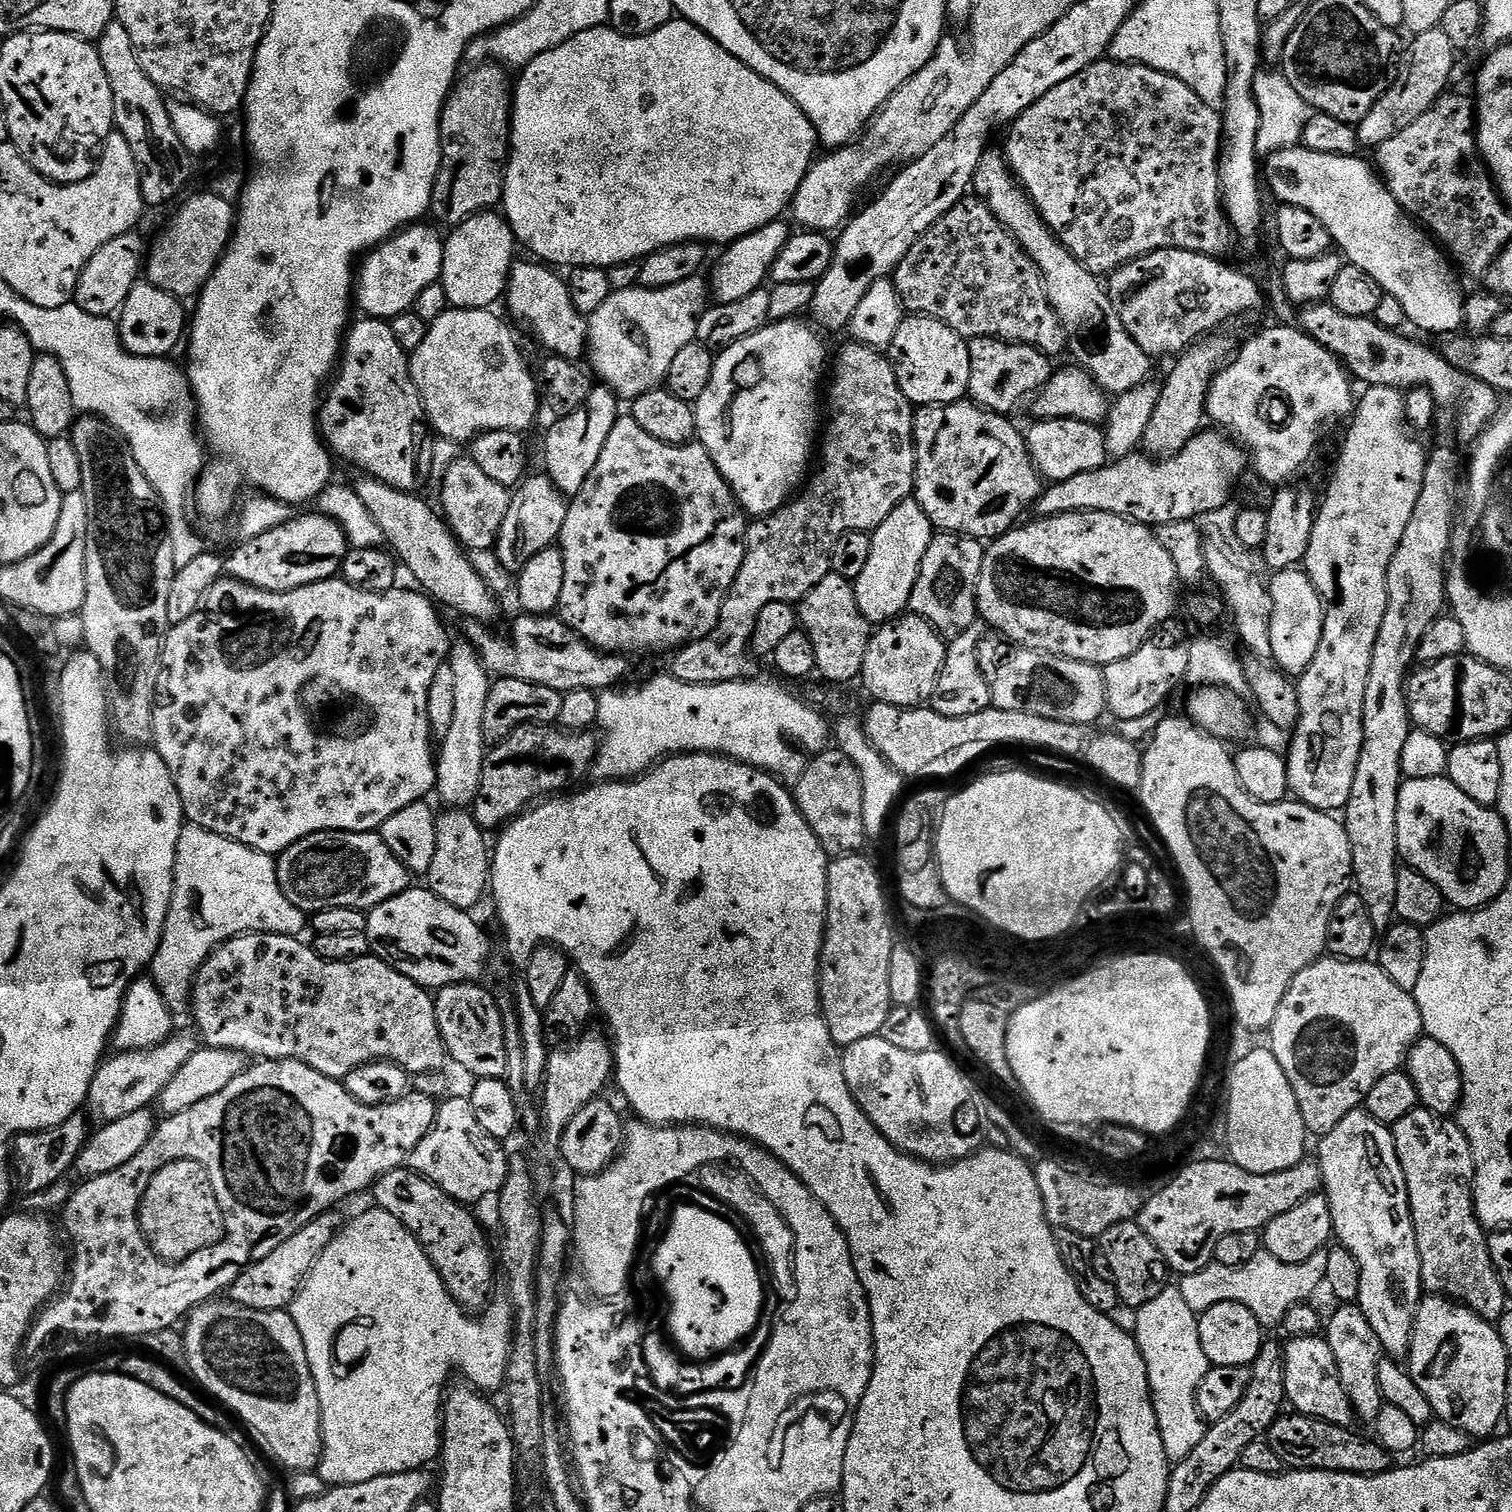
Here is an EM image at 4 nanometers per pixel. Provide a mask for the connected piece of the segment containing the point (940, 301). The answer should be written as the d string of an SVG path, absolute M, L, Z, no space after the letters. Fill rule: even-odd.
M975 195L958 201L910 246L896 267L894 283L909 313L941 320L968 340L995 336L1011 344L1029 344L1050 358L1065 351L1064 327L1050 306L1040 272Z

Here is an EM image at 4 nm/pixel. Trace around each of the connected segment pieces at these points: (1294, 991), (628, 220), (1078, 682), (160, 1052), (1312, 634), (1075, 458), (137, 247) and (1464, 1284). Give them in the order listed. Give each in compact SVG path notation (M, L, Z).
M1331 954L1303 968L1288 983L1271 1016L1272 1029L1268 1032L1267 1047L1271 1048L1274 1058L1278 1058L1278 1066L1282 1066L1298 1098L1305 1129L1311 1135L1313 1132L1316 1138L1330 1134L1346 1114L1357 1111L1370 1090L1374 1090L1378 1078L1401 1071L1408 1052L1425 1035L1419 999L1409 989L1391 980L1379 963L1371 959L1342 960Z
M673 18L666 26L645 36L624 36L611 26L591 28L571 36L553 52L542 54L525 64L514 84L510 155L504 173L502 215L512 228L517 241L533 252L537 261L557 269L571 270L582 266L616 268L619 264L635 264L645 256L653 256L675 244L703 242L705 245L727 246L750 236L759 228L769 227L780 215L789 211L802 178L817 155L816 127L800 107L778 86L759 76L738 58L731 56L707 32L695 28L689 20Z
M1012 646L1009 649L996 669L988 666L984 670L984 677L992 691L993 708L1038 714L1038 718L1081 726L1089 726L1108 712L1104 673L1097 665L1040 652L1036 648Z
M173 1034L156 1048L147 1048L141 1052L117 1051L116 1056L109 1055L97 1068L90 1082L86 1112L90 1120L92 1115L91 1123L99 1126L118 1122L118 1118L126 1118L126 1114L134 1114L155 1105L162 1090L166 1090L170 1078L174 1078L174 1074L178 1074L178 1070L186 1066L186 1058L196 1052L198 1040L195 1035L192 1036Z
M1299 567L1281 568L1273 576L1276 577L1268 584L1268 593L1274 602L1274 614L1270 618L1272 656L1285 676L1299 678L1314 662L1314 654L1318 654L1326 605L1308 573Z
M1041 420L1033 425L1033 428L1026 432L1028 455L1032 457L1032 463L1045 481L1069 480L1074 478L1074 474L1082 474L1086 470L1098 470L1109 463L1110 457L1103 427L1089 424L1086 420Z
M129 234L114 238L109 244L102 246L98 254L94 254L94 258L90 258L83 274L80 275L74 297L74 303L82 310L86 310L86 314L112 318L123 312L124 304L141 279L142 269L146 264L144 240L136 235Z
M1417 1106L1396 1124L1391 1125L1391 1129L1398 1162L1406 1178L1406 1190L1412 1211L1412 1225L1418 1242L1418 1254L1422 1262L1422 1282L1425 1289L1429 1293L1451 1298L1485 1318L1503 1316L1506 1311L1504 1303L1510 1300L1510 1296L1505 1292L1494 1270L1494 1262L1490 1262L1485 1225L1476 1217L1476 1204L1472 1200L1474 1187L1472 1148L1468 1145L1464 1131L1460 1129L1455 1119L1437 1116L1435 1112L1423 1106Z

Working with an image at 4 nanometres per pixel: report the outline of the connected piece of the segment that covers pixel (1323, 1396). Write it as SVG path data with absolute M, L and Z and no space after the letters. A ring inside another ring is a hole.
M1293 1335L1289 1344L1283 1345L1284 1349L1284 1395L1289 1405L1293 1404L1295 1411L1304 1416L1317 1416L1320 1420L1326 1420L1331 1424L1337 1424L1343 1428L1352 1428L1352 1416L1354 1409L1348 1400L1348 1395L1342 1390L1342 1382L1338 1378L1338 1366L1334 1362L1334 1350L1330 1350L1327 1339L1323 1335L1302 1336Z

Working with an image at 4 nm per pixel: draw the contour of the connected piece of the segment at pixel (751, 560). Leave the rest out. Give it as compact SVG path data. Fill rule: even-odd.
M859 342L851 343L837 356L835 353L830 368L832 389L829 392L827 389L826 392L826 412L832 417L828 420L828 429L825 432L823 429L822 432L824 449L821 452L819 449L818 452L821 468L817 470L816 477L814 472L807 481L803 489L804 496L797 495L777 512L753 519L749 523L744 561L734 578L728 597L724 599L714 630L710 630L706 638L695 640L671 653L672 661L669 662L667 671L675 680L687 684L721 684L745 679L753 660L750 645L762 606L770 606L770 602L775 600L803 600L805 594L832 571L834 542L838 542L842 534L871 533L880 521L888 517L890 509L897 508L902 501L913 495L916 486L916 442L912 438L914 406L906 394L902 394L887 355L874 347Z

